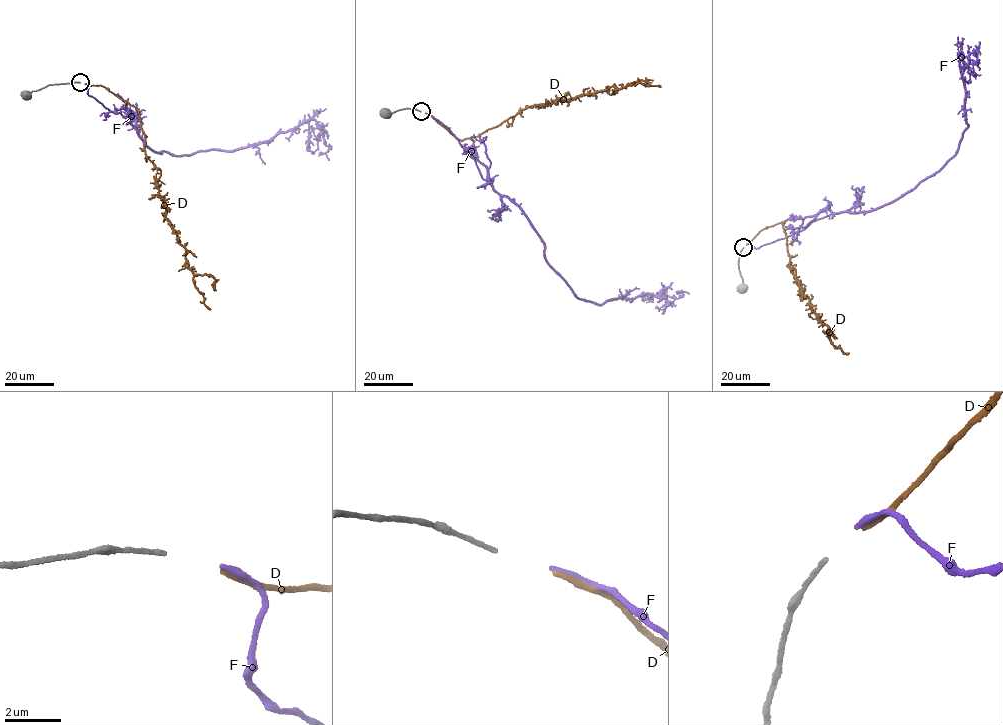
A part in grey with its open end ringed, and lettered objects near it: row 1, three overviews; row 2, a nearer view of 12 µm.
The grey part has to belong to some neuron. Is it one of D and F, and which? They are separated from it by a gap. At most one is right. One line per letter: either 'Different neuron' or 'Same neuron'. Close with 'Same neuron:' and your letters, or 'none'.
D: Different neuron
F: Same neuron
Same neuron: F

